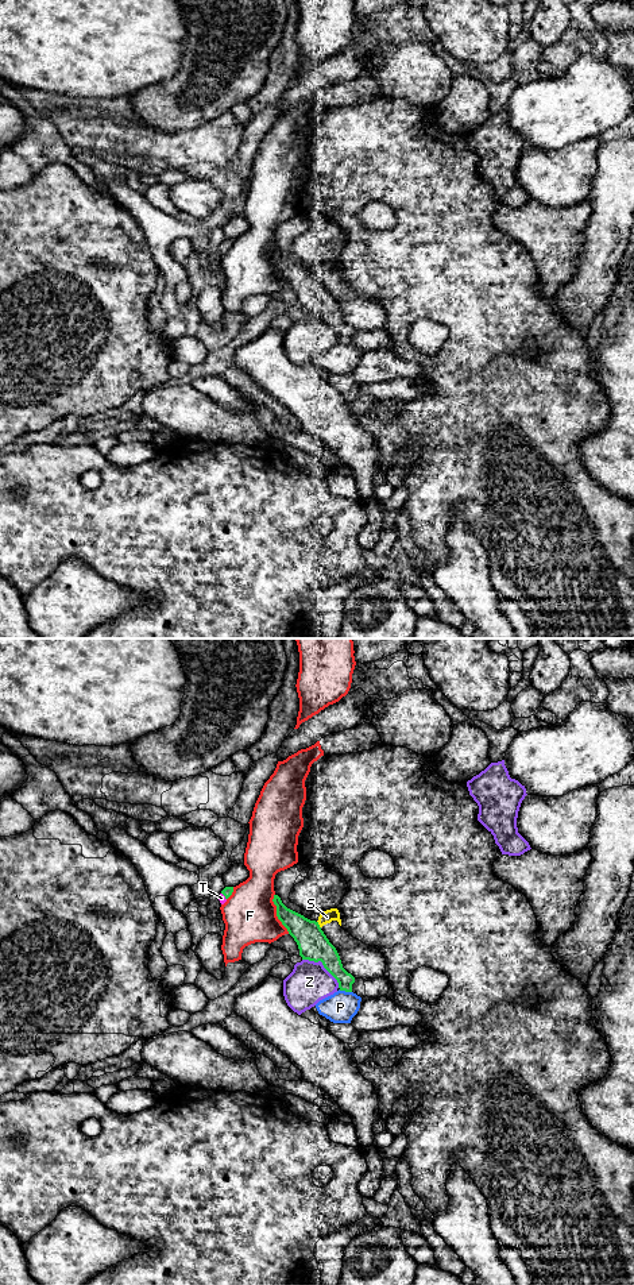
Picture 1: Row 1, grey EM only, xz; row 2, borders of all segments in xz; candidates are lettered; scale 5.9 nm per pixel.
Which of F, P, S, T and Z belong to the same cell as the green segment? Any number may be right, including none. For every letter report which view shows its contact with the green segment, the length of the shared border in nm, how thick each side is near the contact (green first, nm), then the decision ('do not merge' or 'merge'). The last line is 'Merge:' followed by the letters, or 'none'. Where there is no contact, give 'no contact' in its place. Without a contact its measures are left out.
F: contact in xz; length 260 nm; calibres 170 and 320 nm; do not merge
P: contact in xz; length 80 nm; calibres 120 and 190 nm; do not merge
S: contact in xz; length 50 nm; calibres 180 and 80 nm; do not merge
T: contact in xz; length 50 nm; calibres 60 and 50 nm; merge
Z: contact in xz; length 280 nm; calibres 180 and 240 nm; do not merge
Merge: T

